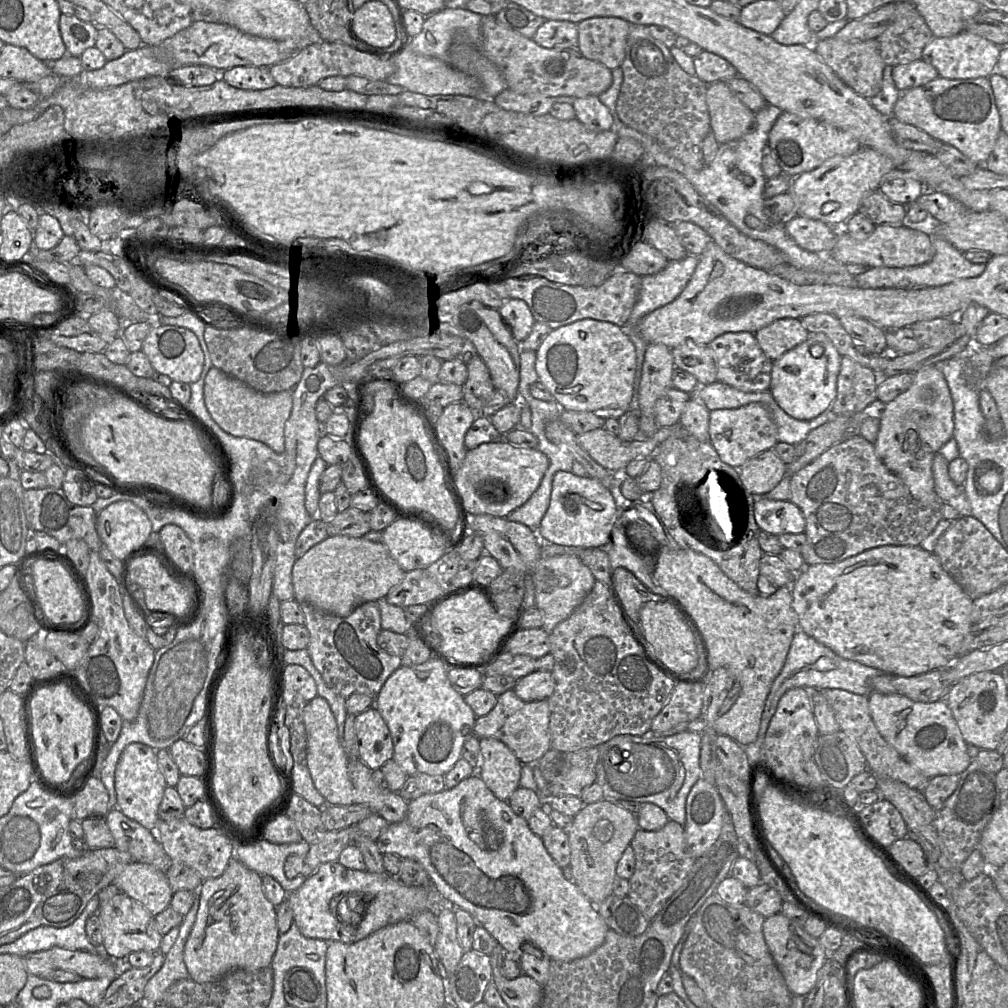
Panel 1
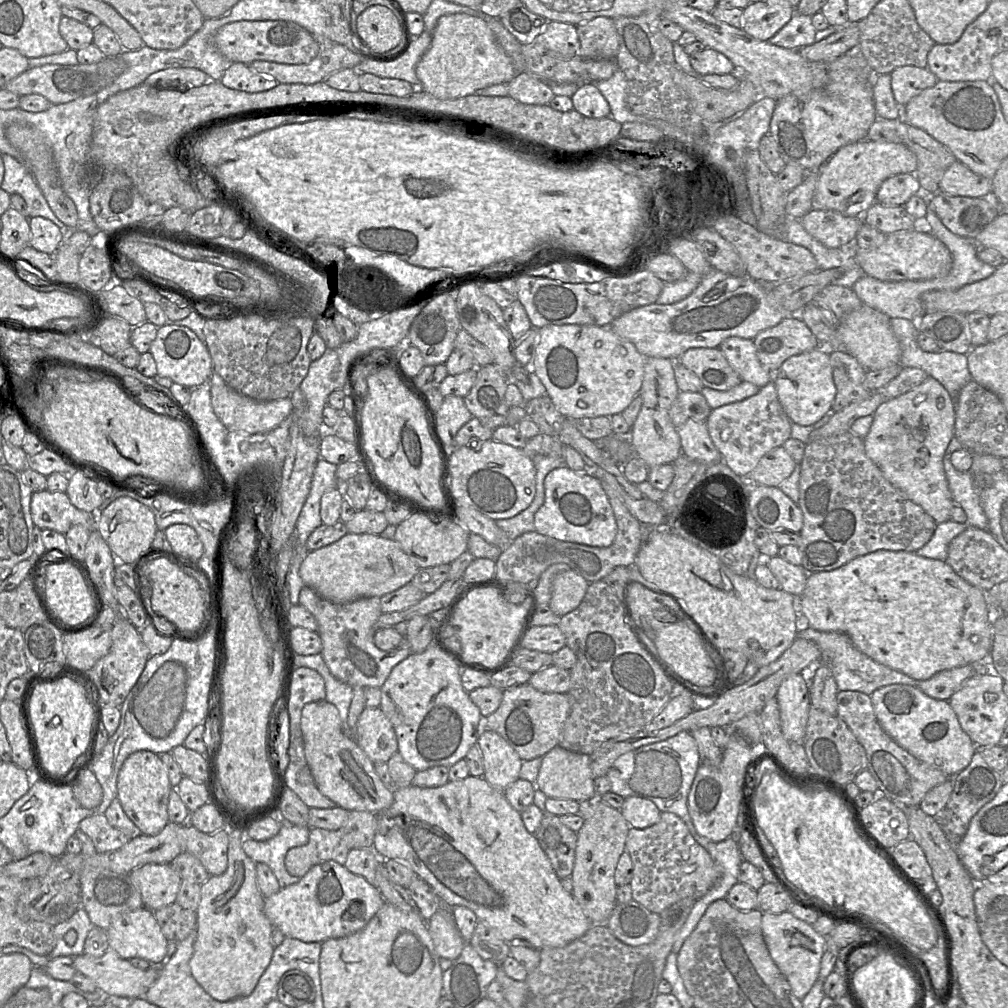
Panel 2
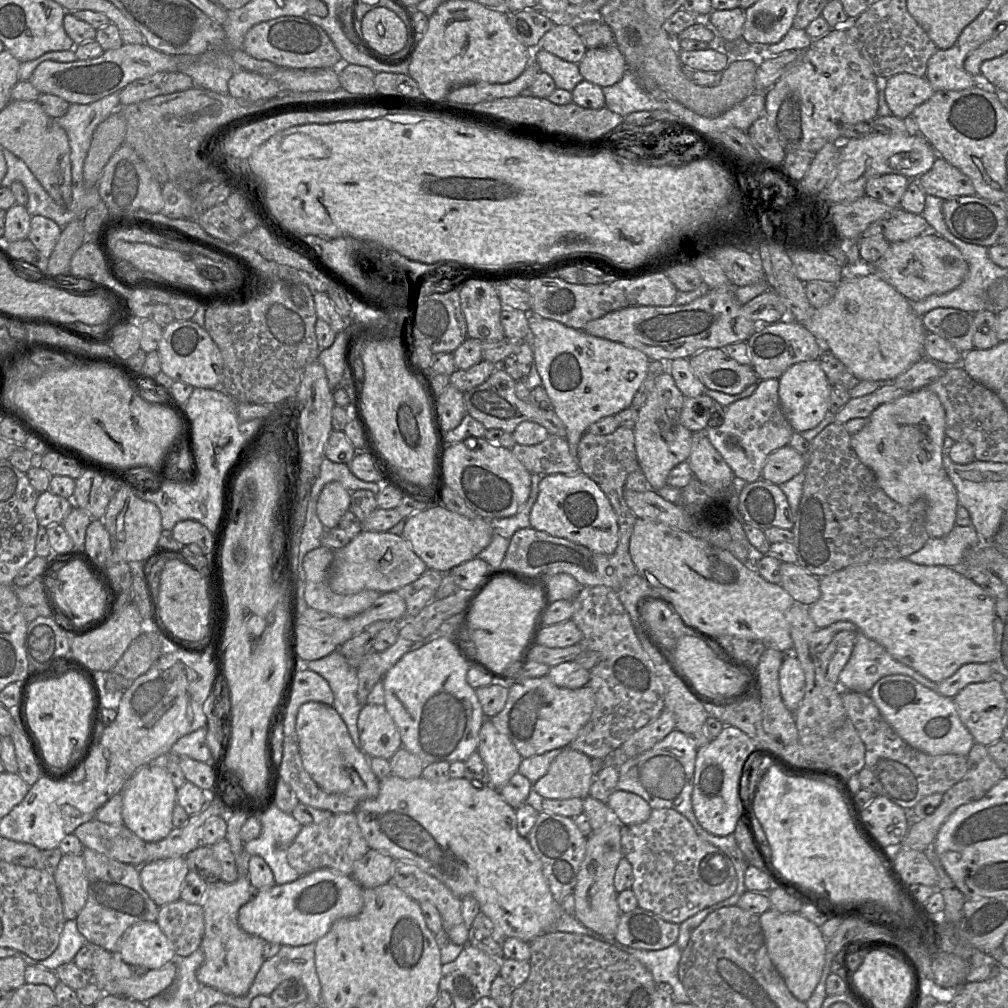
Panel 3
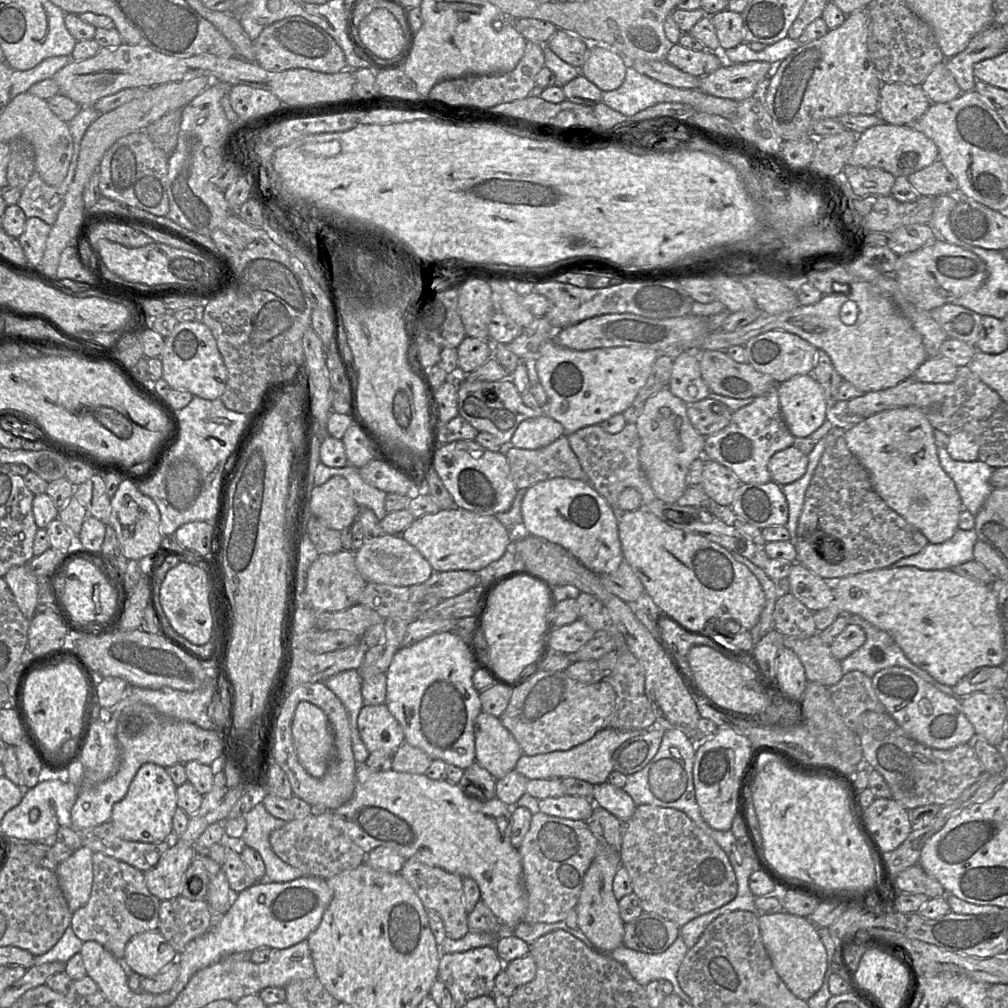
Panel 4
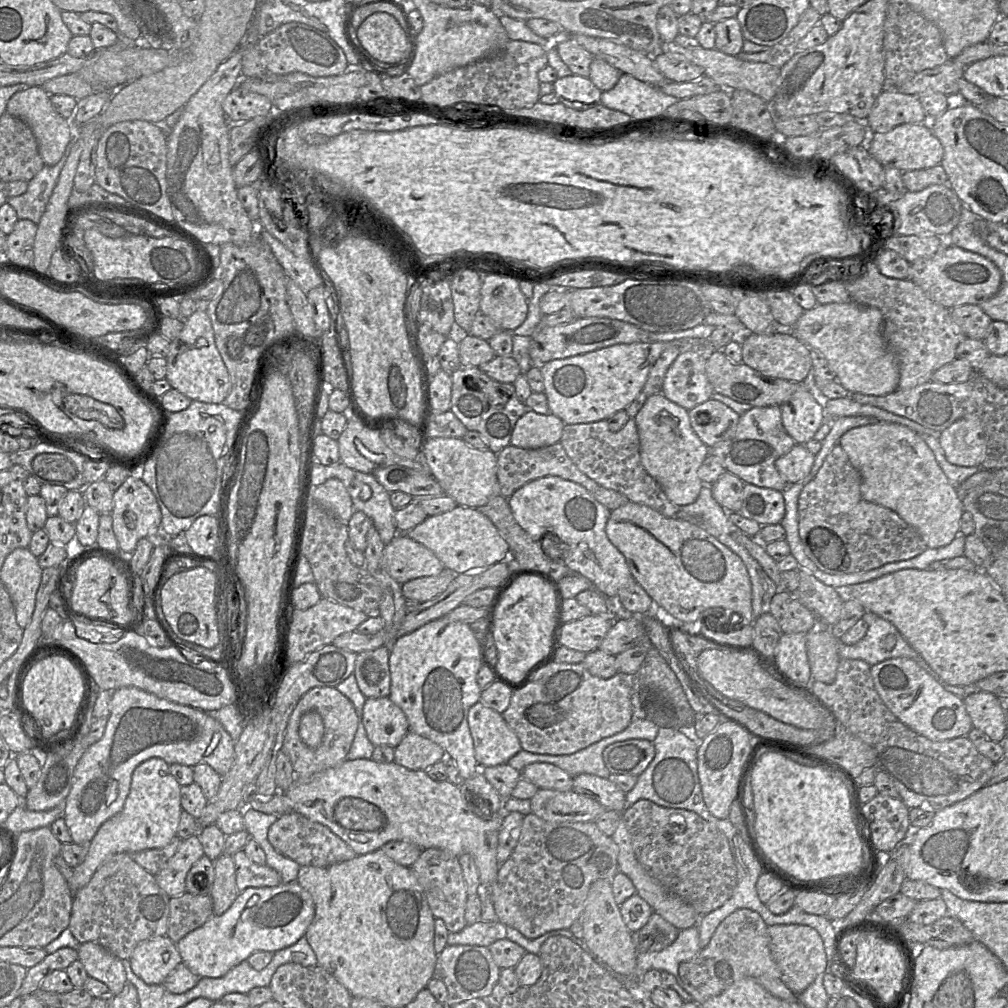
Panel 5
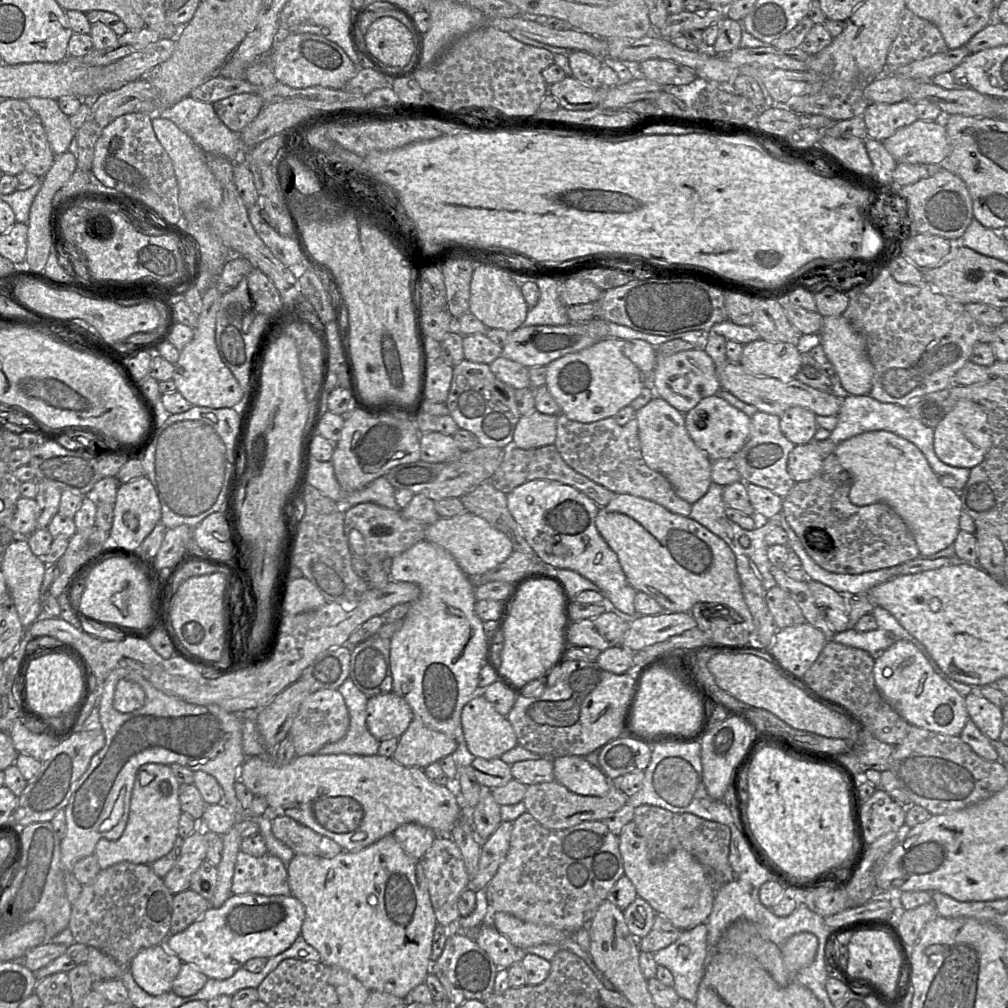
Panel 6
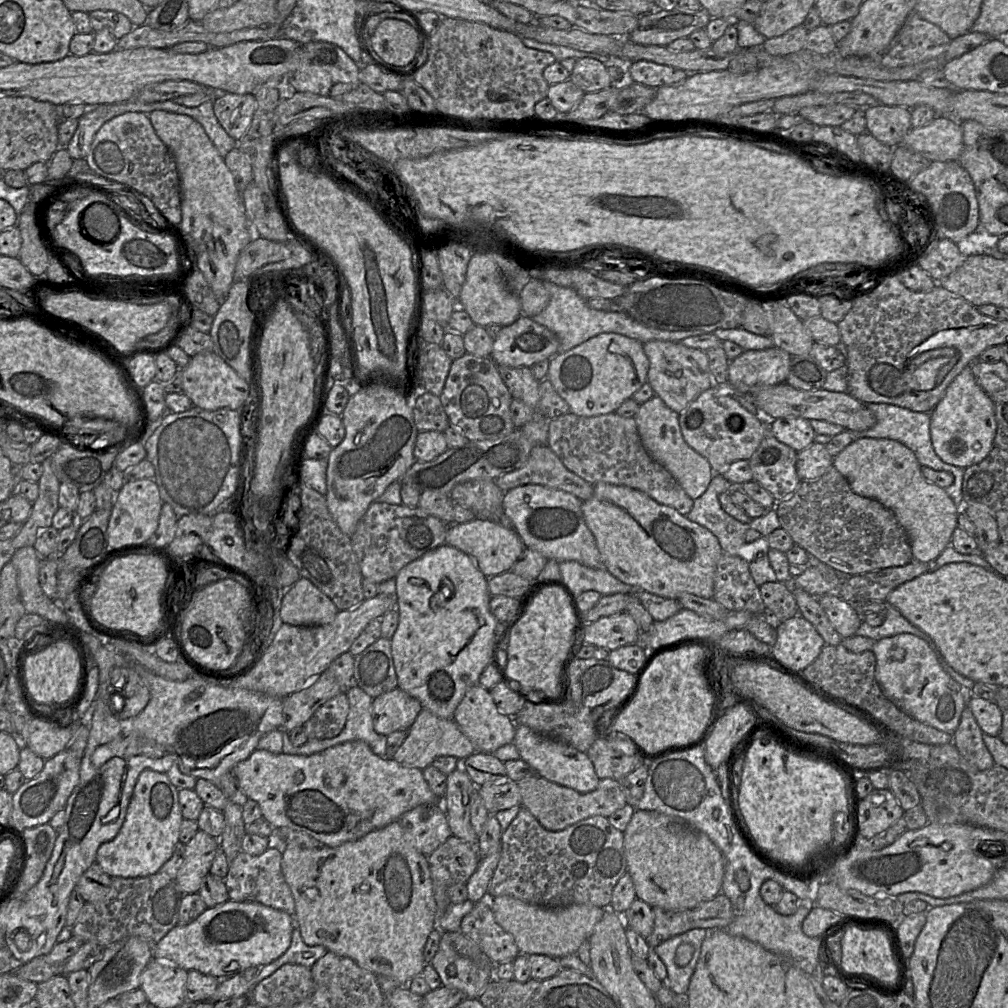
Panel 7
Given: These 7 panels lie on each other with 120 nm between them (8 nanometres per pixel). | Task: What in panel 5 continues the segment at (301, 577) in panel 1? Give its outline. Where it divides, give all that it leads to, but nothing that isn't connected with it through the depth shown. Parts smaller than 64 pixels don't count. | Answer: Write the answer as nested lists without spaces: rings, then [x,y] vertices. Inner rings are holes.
[[[398,533],[385,545],[386,570],[398,583],[439,575],[445,568],[436,555],[405,533]]]

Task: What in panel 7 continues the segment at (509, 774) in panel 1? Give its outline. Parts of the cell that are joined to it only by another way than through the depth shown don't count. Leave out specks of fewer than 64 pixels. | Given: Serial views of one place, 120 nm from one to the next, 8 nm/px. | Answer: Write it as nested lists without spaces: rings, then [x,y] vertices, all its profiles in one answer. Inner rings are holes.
[[[479,684],[467,690],[462,701],[457,706],[452,720],[470,740],[475,752],[493,753],[501,746],[512,743],[515,736],[516,724],[513,717],[500,713],[489,690]]]

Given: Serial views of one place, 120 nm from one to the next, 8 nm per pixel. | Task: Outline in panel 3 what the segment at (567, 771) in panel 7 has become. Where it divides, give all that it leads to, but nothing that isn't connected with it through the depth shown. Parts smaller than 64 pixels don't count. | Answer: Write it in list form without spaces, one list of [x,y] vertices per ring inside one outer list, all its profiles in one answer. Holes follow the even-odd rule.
[[[614,789],[610,792],[608,807],[616,815],[616,820],[621,825],[636,825],[647,821],[652,808],[642,797],[632,792]]]

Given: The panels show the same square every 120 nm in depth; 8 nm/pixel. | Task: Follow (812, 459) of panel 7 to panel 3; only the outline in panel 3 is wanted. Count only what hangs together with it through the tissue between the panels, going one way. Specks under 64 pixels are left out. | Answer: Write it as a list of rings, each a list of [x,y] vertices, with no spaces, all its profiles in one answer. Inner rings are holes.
[[[786,445],[767,457],[761,478],[775,485],[781,485],[798,475],[804,465],[805,456]]]

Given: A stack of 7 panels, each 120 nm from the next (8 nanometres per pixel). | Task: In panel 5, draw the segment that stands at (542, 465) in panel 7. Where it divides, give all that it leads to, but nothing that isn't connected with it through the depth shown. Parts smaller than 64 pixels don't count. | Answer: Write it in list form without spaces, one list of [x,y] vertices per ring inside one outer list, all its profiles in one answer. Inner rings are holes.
[[[560,442],[534,450],[509,445],[497,454],[497,480],[500,494],[506,498],[509,498],[517,489],[526,483],[545,476],[558,476],[562,479],[580,484],[610,511],[629,502],[629,499],[622,493],[605,488],[582,473],[568,457]]]

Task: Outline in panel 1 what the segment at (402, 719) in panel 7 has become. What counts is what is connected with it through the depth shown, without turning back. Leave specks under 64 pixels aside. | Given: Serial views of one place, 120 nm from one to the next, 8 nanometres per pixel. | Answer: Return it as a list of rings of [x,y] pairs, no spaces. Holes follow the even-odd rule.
[[[376,707],[356,715],[355,729],[359,758],[371,770],[392,759],[394,747],[389,728]]]

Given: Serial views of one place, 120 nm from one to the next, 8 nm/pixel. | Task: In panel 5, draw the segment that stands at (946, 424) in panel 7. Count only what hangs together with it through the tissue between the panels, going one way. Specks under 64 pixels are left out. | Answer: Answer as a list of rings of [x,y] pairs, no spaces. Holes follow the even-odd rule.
[[[966,415],[938,436],[947,461],[956,466],[979,466],[985,458],[986,435],[980,419]]]

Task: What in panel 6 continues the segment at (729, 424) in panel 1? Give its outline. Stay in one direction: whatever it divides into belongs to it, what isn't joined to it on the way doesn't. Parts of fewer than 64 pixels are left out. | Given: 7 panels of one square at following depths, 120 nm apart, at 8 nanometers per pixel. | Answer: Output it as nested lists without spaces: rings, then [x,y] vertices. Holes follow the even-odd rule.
[[[757,411],[750,417],[750,421],[748,439],[732,459],[743,482],[765,487],[784,498],[796,483],[787,471],[788,456],[796,445],[781,432],[779,416]]]

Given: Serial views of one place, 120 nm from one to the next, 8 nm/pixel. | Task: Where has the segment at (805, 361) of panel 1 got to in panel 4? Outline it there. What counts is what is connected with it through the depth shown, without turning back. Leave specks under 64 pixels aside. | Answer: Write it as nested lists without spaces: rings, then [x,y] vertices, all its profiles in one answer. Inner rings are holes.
[[[812,374],[796,375],[778,384],[781,413],[795,438],[806,438],[826,420],[824,392]]]

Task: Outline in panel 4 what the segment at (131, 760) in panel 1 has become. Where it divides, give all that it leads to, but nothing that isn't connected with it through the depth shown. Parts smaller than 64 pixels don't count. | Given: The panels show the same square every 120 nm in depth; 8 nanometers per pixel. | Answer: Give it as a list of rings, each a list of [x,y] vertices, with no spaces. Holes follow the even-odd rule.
[[[145,763],[134,776],[124,798],[113,806],[110,821],[115,834],[124,840],[161,843],[173,840],[172,822],[177,807],[177,786],[166,768]]]

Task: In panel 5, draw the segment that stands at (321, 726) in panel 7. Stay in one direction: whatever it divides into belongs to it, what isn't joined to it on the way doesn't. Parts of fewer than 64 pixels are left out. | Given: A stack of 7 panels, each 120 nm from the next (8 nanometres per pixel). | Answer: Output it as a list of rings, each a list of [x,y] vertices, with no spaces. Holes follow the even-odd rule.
[[[314,687],[307,691],[293,709],[285,729],[281,751],[285,753],[294,770],[295,779],[308,779],[313,774],[335,767],[346,760],[358,725],[352,702],[336,687]],[[315,711],[322,717],[324,734],[316,748],[305,745],[299,736],[300,719],[306,712]]]

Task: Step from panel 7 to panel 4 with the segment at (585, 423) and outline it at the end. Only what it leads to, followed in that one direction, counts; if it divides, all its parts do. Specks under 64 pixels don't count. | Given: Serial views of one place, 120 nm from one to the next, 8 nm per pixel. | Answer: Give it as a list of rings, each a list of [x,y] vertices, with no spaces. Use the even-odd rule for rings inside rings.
[[[626,423],[622,431],[609,434],[598,425],[583,427],[567,436],[568,442],[577,456],[589,483],[605,498],[615,513],[617,522],[623,512],[618,508],[618,497],[626,488],[636,489],[642,496],[643,506],[648,506],[656,498],[651,484],[639,461],[640,439],[636,424]]]

